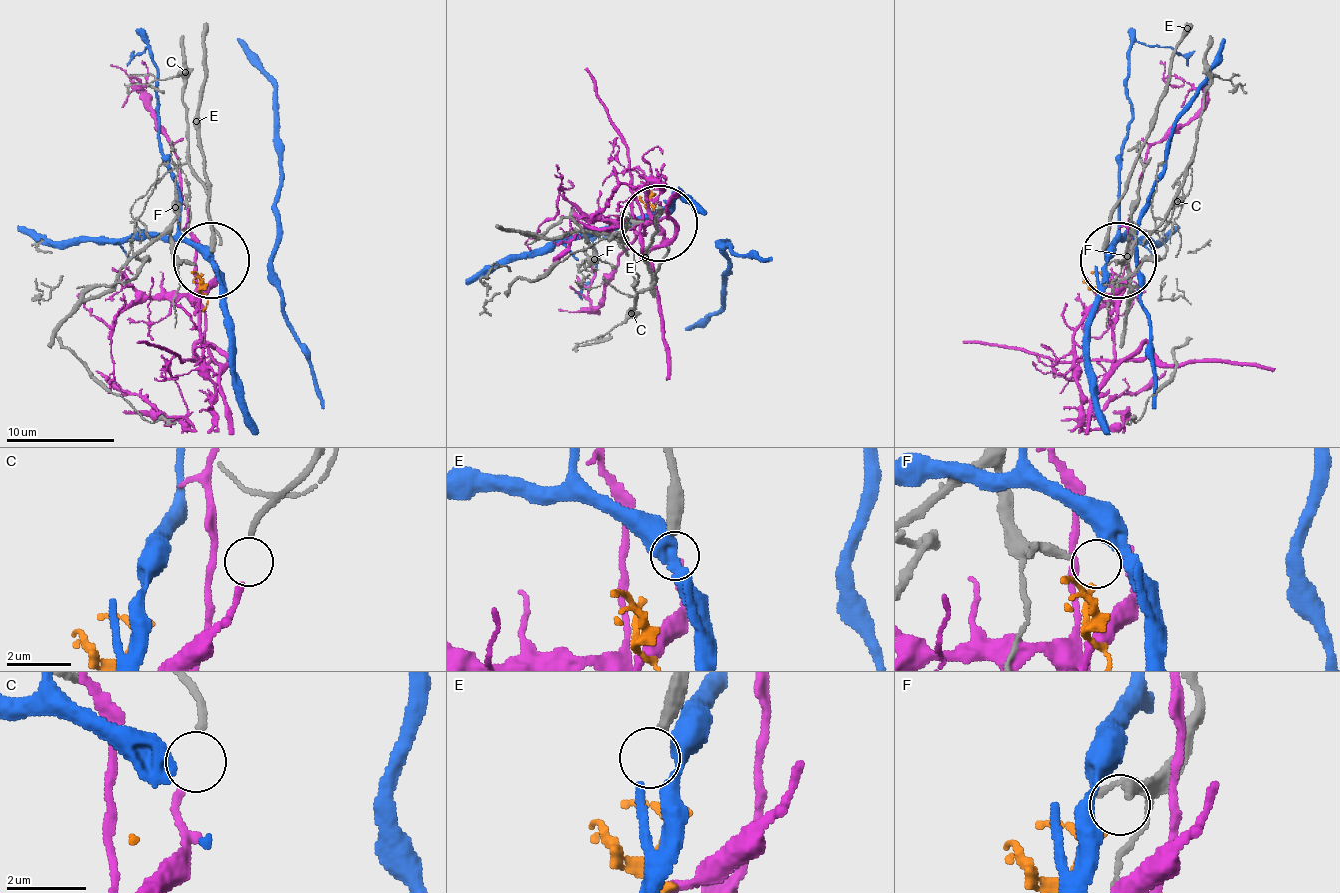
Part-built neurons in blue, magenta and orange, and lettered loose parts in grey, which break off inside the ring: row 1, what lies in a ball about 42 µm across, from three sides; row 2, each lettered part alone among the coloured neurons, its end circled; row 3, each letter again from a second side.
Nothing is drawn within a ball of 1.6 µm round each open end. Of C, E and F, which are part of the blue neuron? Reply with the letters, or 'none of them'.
E

